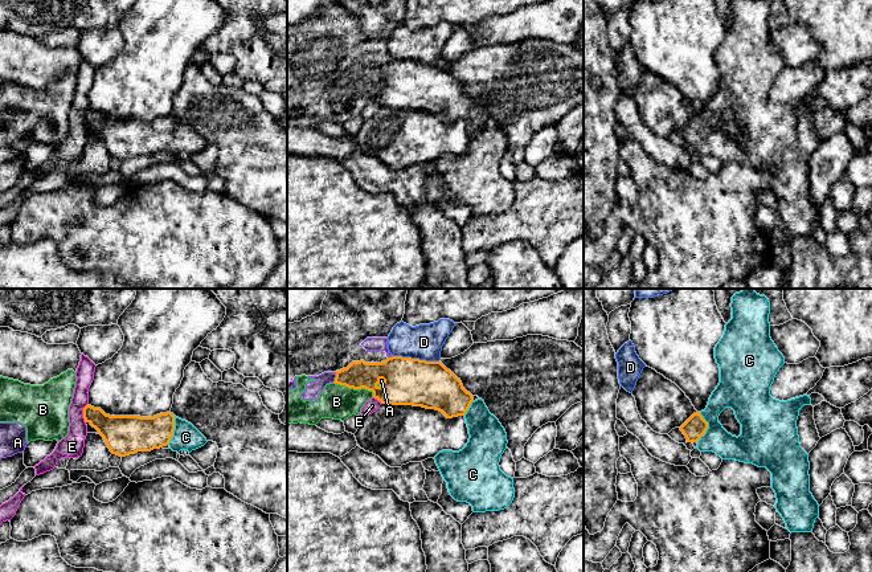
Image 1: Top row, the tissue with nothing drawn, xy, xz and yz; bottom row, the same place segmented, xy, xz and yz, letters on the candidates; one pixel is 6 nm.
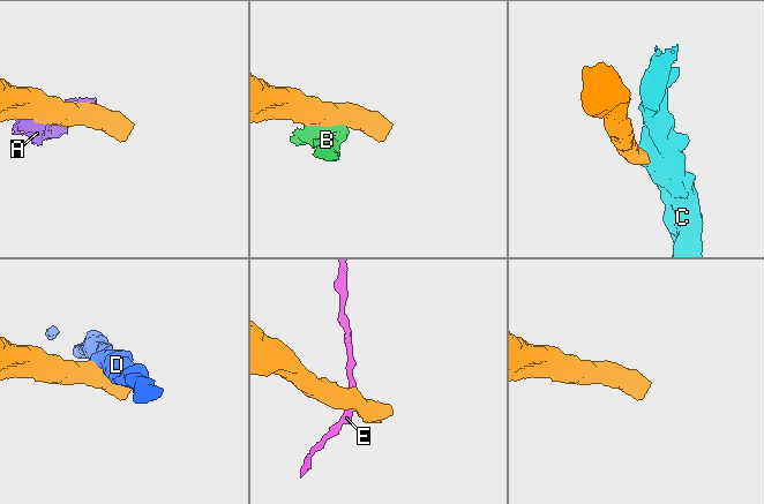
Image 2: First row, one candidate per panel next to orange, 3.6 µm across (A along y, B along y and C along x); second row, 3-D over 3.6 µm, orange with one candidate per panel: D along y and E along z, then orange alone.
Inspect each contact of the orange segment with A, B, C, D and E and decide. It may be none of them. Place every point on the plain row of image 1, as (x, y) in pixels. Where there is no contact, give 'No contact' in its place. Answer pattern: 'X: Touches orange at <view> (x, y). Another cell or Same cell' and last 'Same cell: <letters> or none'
A: Touches orange at xz (335, 81). Another cell
B: Touches orange at xz (355, 92). Another cell
C: Touches orange at xy (174, 133). Same cell
D: Touches orange at xz (416, 62). Another cell
E: Touches orange at xy (84, 117). Another cell
Same cell: C

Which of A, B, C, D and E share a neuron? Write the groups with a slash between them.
A B / C / D / E

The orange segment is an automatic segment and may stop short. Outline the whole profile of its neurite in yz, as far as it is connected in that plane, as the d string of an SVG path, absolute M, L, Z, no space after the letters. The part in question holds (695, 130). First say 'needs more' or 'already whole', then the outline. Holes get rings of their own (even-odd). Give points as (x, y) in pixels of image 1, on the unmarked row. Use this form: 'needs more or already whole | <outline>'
needs more | M732 0L732 23L715 50L715 62L720 70L720 86L712 95L704 114L693 117L680 134L688 146L696 146L700 155L713 155L722 163L736 163L766 171L771 176L771 192L775 196L775 212L790 236L811 236L819 221L819 208L810 196L808 158L801 151L797 123L803 109L810 109L807 98L779 105L770 99L770 90L783 58L770 41L770 5L766 0ZM725 111L734 114L741 127L738 140L728 136L719 126Z

